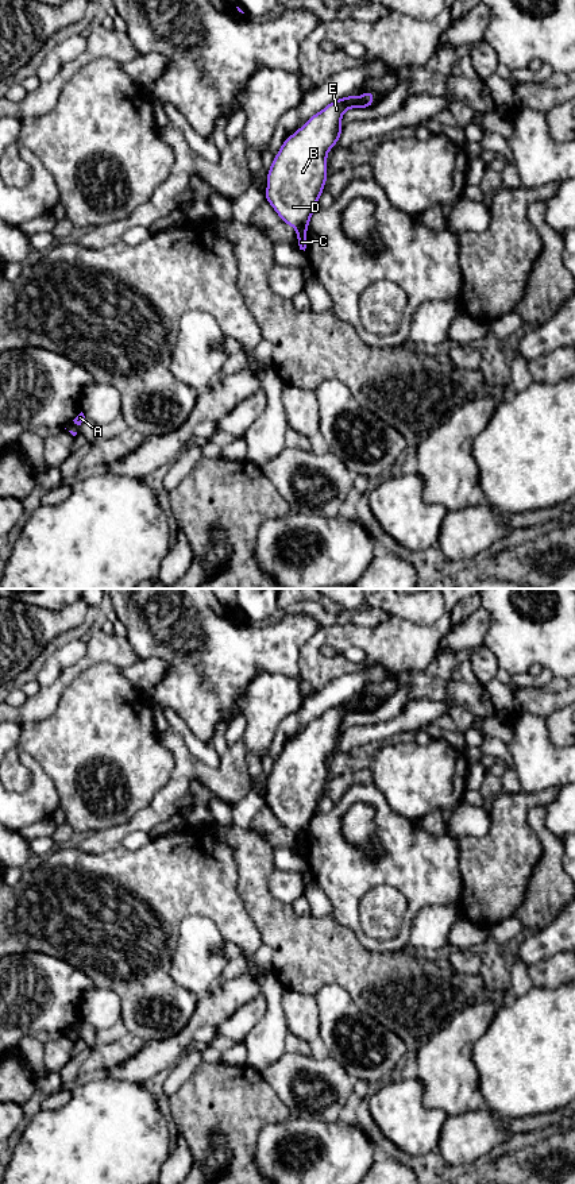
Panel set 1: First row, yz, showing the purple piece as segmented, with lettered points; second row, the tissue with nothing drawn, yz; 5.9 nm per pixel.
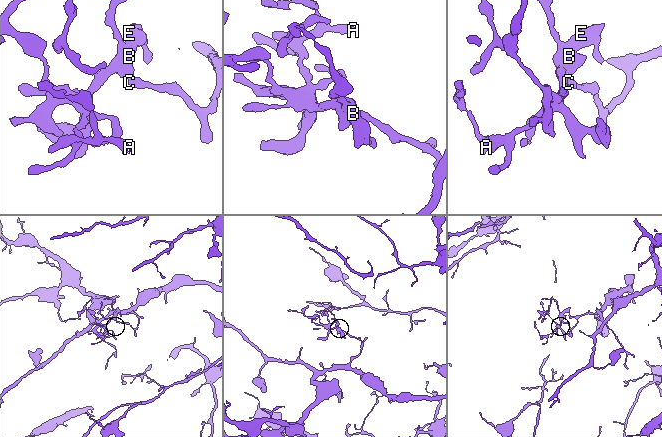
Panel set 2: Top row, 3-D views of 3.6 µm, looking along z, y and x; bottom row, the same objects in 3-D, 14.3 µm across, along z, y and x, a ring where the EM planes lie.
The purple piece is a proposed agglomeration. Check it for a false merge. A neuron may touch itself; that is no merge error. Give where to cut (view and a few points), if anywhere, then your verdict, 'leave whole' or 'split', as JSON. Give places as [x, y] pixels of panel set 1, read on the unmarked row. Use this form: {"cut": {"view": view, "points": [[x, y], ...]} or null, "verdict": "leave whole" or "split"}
{"cut": {"view": "yz", "points": [[298, 835], [305, 836]]}, "verdict": "split"}

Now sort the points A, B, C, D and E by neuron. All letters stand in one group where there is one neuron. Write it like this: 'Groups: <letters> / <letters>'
Groups: A B D E / C

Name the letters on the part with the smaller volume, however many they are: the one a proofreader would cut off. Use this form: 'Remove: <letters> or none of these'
Remove: A, B, D, E

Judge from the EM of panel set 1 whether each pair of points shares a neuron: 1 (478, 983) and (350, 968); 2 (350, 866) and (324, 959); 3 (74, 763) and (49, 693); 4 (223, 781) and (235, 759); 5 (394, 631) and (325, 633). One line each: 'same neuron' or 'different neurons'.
1: same neuron
2: different neurons
3: different neurons
4: same neuron
5: same neuron

